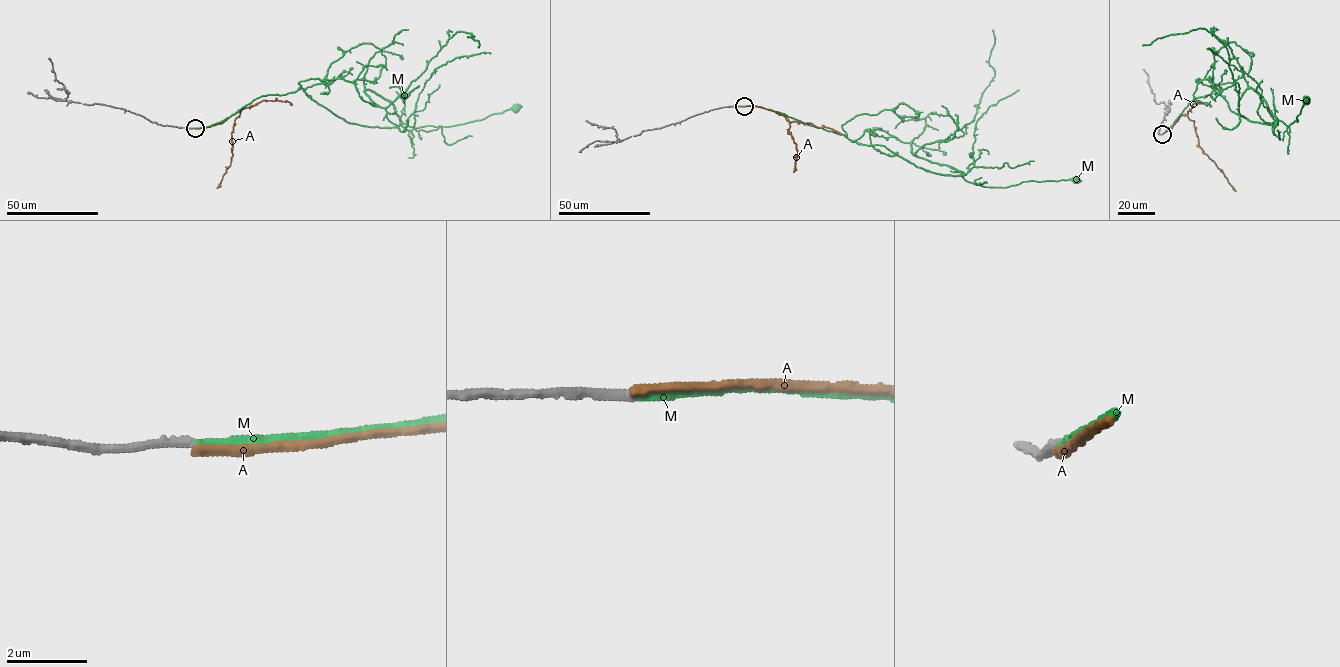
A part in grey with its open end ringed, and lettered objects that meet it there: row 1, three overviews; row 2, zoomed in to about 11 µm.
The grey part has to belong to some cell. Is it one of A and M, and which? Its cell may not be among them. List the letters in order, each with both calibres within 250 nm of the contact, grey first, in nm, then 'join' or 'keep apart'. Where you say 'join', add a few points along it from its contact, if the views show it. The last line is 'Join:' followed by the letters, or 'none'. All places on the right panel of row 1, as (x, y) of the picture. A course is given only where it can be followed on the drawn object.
A: 240 nm thick on the grey side, 220 nm on the other; keep apart
M: 240 nm thick on the grey side, 240 nm on the other; join; it runs (1161, 134), (1188, 104), (1216, 88), (1231, 110), (1272, 125), (1298, 121), (1307, 99)
Join: M

